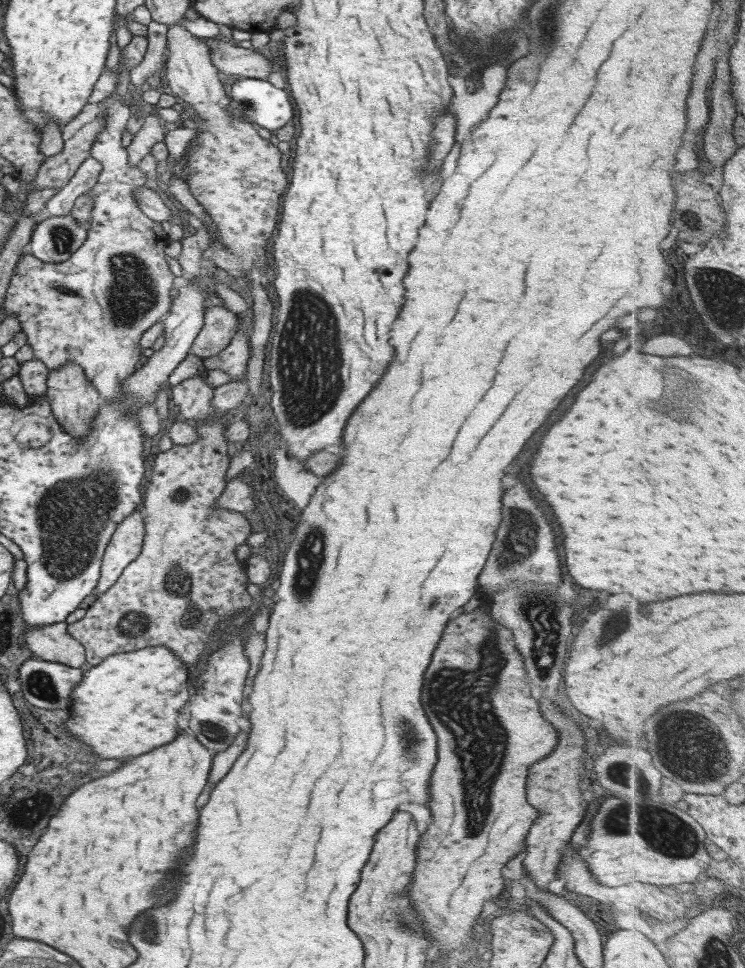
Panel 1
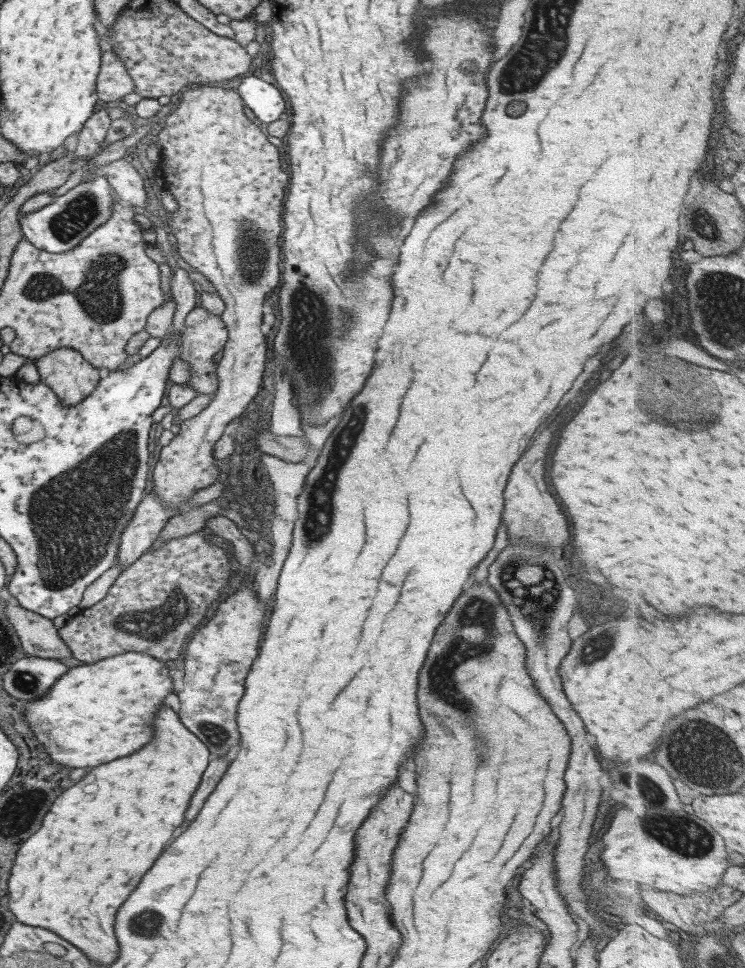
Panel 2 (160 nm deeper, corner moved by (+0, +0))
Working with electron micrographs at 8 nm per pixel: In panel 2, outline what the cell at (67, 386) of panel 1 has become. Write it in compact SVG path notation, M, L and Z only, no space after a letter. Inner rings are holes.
M56 348L33 362L41 382L67 406L80 403L99 380L98 370L72 348Z

